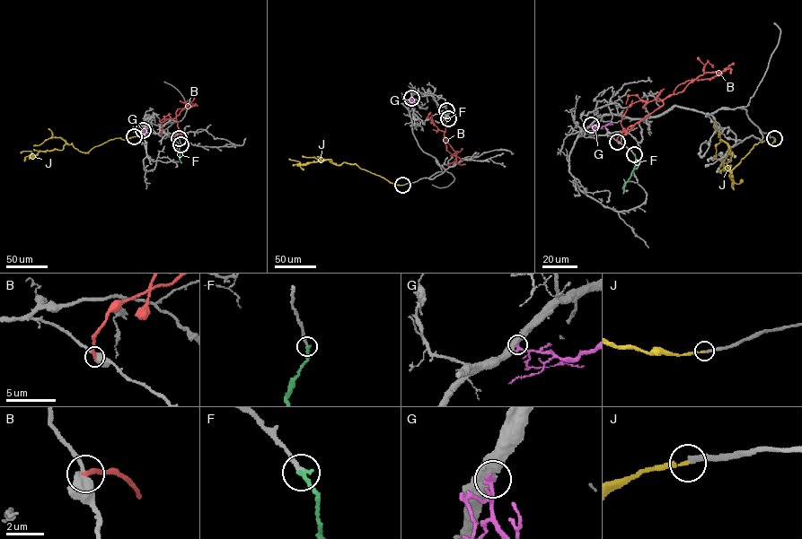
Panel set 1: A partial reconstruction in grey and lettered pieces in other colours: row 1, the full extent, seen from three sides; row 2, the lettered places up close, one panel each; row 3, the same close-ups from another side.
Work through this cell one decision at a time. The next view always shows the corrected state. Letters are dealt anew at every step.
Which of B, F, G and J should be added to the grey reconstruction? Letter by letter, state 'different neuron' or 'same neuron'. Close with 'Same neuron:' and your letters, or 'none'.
B: different neuron
F: same neuron
G: different neuron
J: same neuron
Same neuron: F, J

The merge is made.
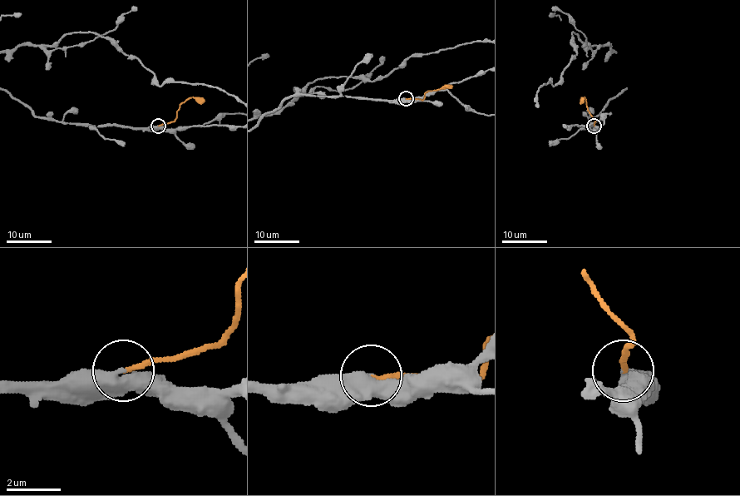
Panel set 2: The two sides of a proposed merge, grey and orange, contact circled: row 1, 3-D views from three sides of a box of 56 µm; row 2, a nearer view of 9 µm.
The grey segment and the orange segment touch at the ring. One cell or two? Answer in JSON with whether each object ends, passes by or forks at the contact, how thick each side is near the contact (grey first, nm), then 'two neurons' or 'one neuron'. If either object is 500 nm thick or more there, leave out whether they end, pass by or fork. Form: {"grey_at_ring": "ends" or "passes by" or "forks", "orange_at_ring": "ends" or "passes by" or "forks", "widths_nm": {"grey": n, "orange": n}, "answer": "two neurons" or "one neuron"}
{"grey_at_ring": "passes by", "orange_at_ring": "ends", "widths_nm": {"grey": 380, "orange": 150}, "answer": "one neuron"}

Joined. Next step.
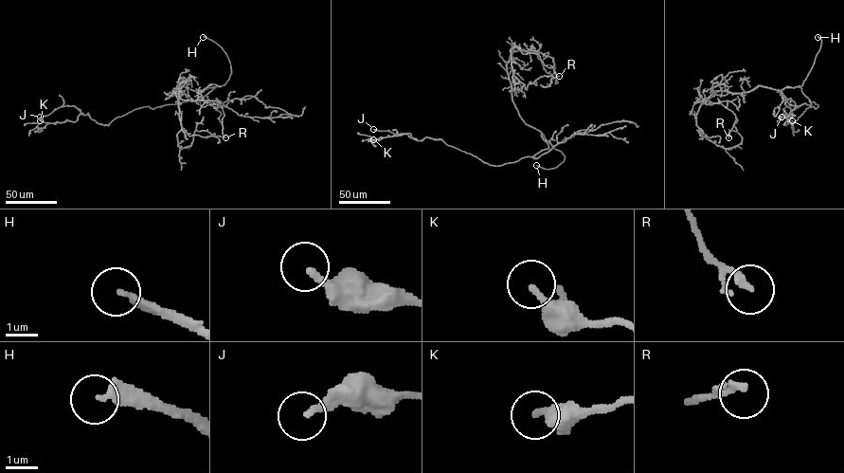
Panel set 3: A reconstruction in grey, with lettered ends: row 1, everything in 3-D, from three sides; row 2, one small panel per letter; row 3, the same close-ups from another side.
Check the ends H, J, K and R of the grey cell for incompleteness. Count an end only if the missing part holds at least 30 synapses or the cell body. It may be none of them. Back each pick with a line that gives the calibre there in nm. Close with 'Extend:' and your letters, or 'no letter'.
H: 300 nm
Extend: H

